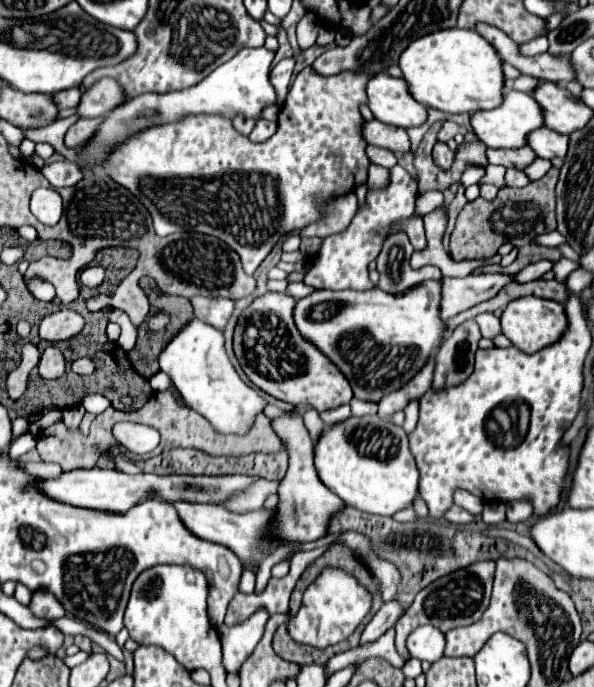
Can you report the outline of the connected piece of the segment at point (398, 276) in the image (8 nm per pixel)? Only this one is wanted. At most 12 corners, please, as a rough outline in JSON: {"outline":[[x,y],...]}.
{"outline":[[407,233],[387,237],[375,259],[379,289],[403,293],[441,271],[411,269]]}

